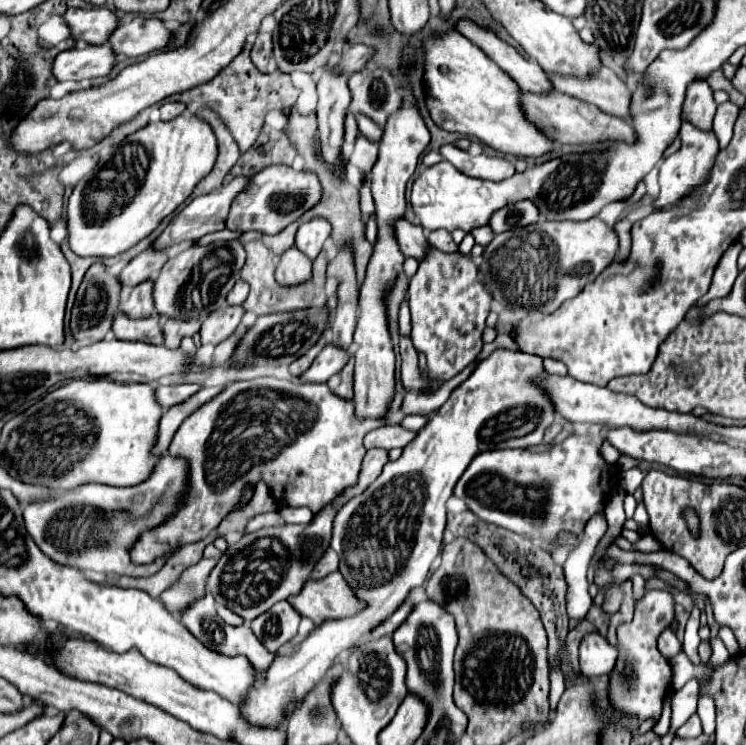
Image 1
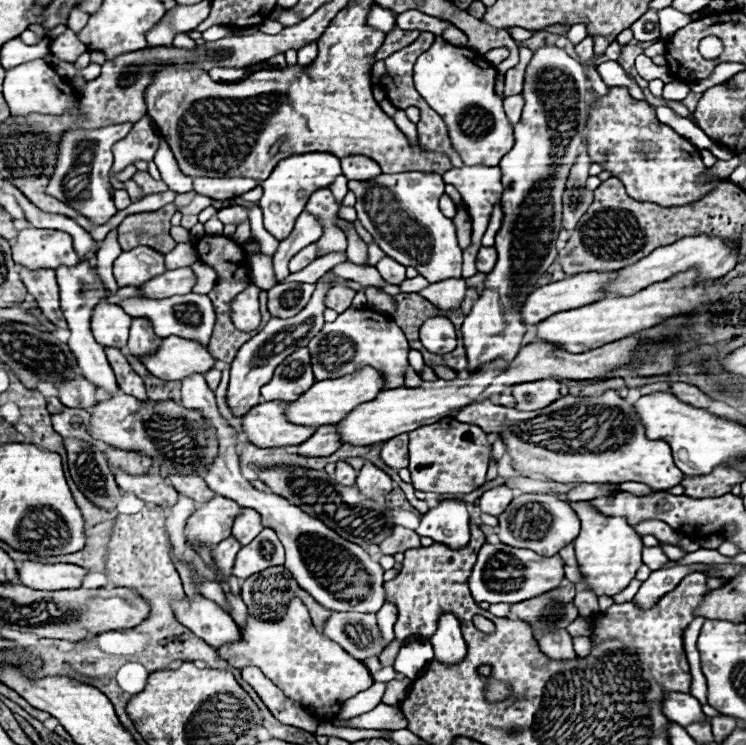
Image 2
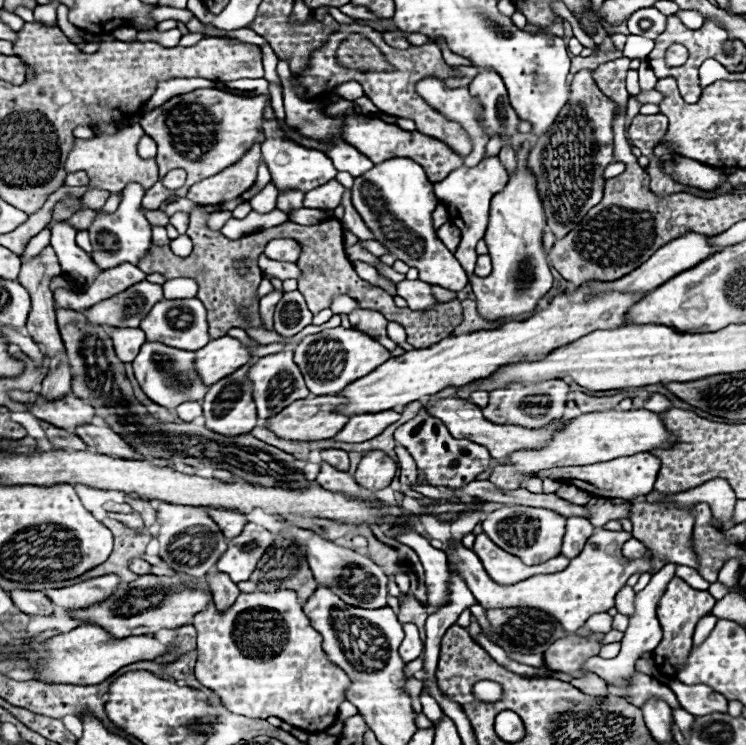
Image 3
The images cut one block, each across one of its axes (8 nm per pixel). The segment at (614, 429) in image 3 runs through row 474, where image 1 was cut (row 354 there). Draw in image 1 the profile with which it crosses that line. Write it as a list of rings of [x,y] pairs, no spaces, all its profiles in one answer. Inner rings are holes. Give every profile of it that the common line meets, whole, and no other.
[[[496,348],[486,360],[478,364],[472,376],[462,382],[446,400],[446,404],[438,410],[438,418],[432,416],[430,422],[418,432],[418,436],[404,448],[402,456],[396,462],[388,462],[380,478],[366,488],[366,492],[354,496],[346,502],[336,518],[334,532],[330,540],[330,548],[340,556],[340,574],[354,590],[354,596],[364,602],[364,608],[342,620],[326,620],[320,624],[306,640],[300,642],[300,648],[290,654],[276,654],[274,662],[262,670],[264,676],[254,680],[254,688],[242,700],[240,712],[248,724],[260,728],[280,728],[292,708],[302,702],[302,698],[316,686],[318,680],[326,676],[326,672],[334,666],[334,660],[356,646],[356,642],[372,632],[378,624],[382,624],[390,614],[398,610],[398,606],[406,600],[408,592],[416,586],[422,586],[428,578],[430,564],[440,554],[442,534],[446,526],[446,500],[452,496],[454,484],[468,468],[472,458],[482,450],[498,450],[498,448],[520,448],[526,450],[530,446],[538,446],[544,438],[544,430],[554,422],[554,410],[548,398],[530,382],[534,376],[540,376],[542,358],[534,354],[516,354],[512,350]]]

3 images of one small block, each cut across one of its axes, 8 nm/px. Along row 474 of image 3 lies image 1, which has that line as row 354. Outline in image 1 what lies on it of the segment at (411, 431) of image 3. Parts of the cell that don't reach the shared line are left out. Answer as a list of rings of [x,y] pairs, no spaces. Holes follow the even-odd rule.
[[[430,246],[418,272],[410,280],[408,304],[412,314],[412,344],[428,358],[432,380],[450,380],[464,370],[482,350],[482,330],[492,296],[476,280],[478,268],[460,252],[444,254]]]

